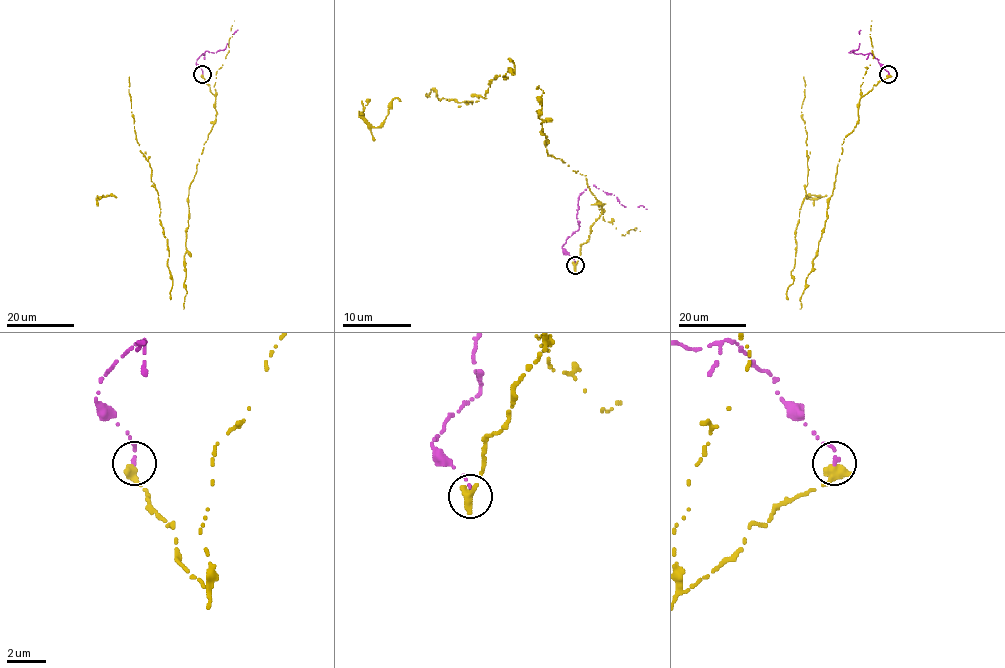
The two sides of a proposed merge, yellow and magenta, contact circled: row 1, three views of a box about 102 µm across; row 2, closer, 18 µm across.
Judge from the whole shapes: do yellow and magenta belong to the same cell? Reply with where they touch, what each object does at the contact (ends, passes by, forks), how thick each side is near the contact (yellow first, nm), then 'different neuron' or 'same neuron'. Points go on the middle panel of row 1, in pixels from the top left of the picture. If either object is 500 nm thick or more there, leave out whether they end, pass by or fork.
place (575, 265); calibres 550 and 180 nm; different neuron

